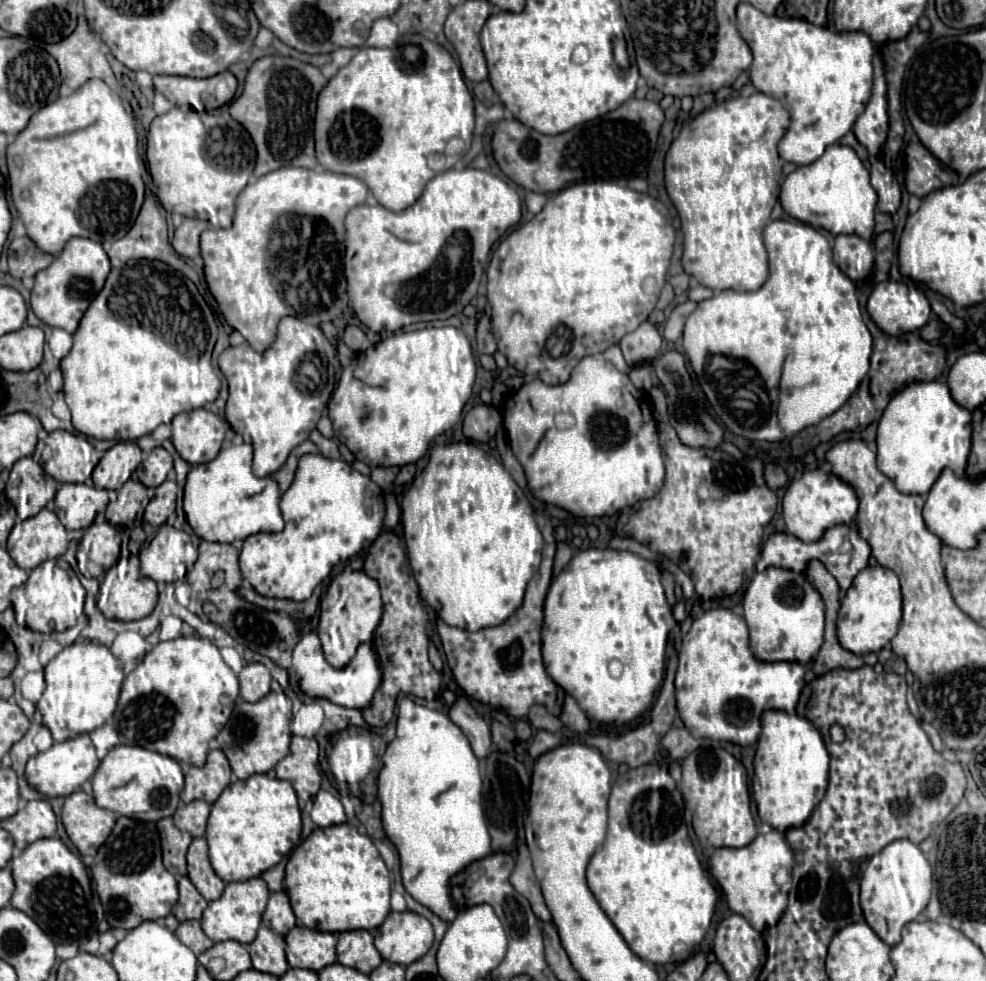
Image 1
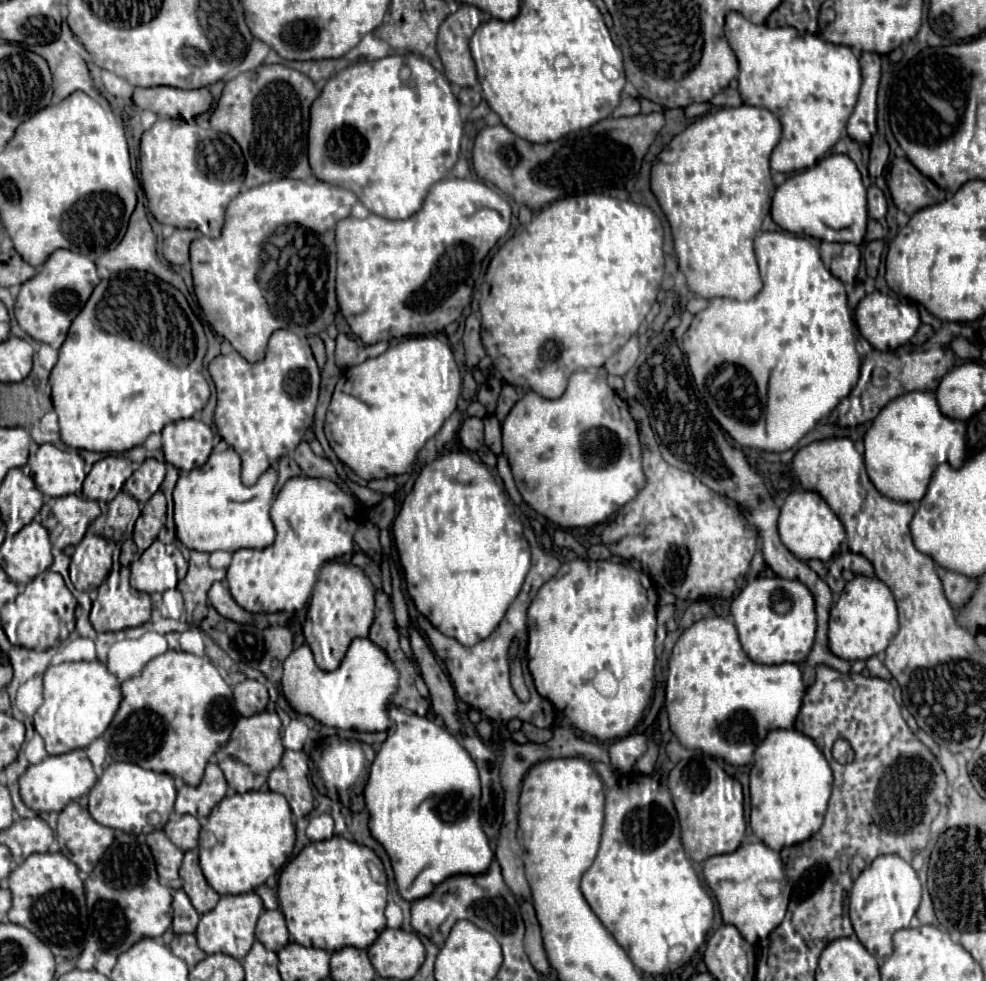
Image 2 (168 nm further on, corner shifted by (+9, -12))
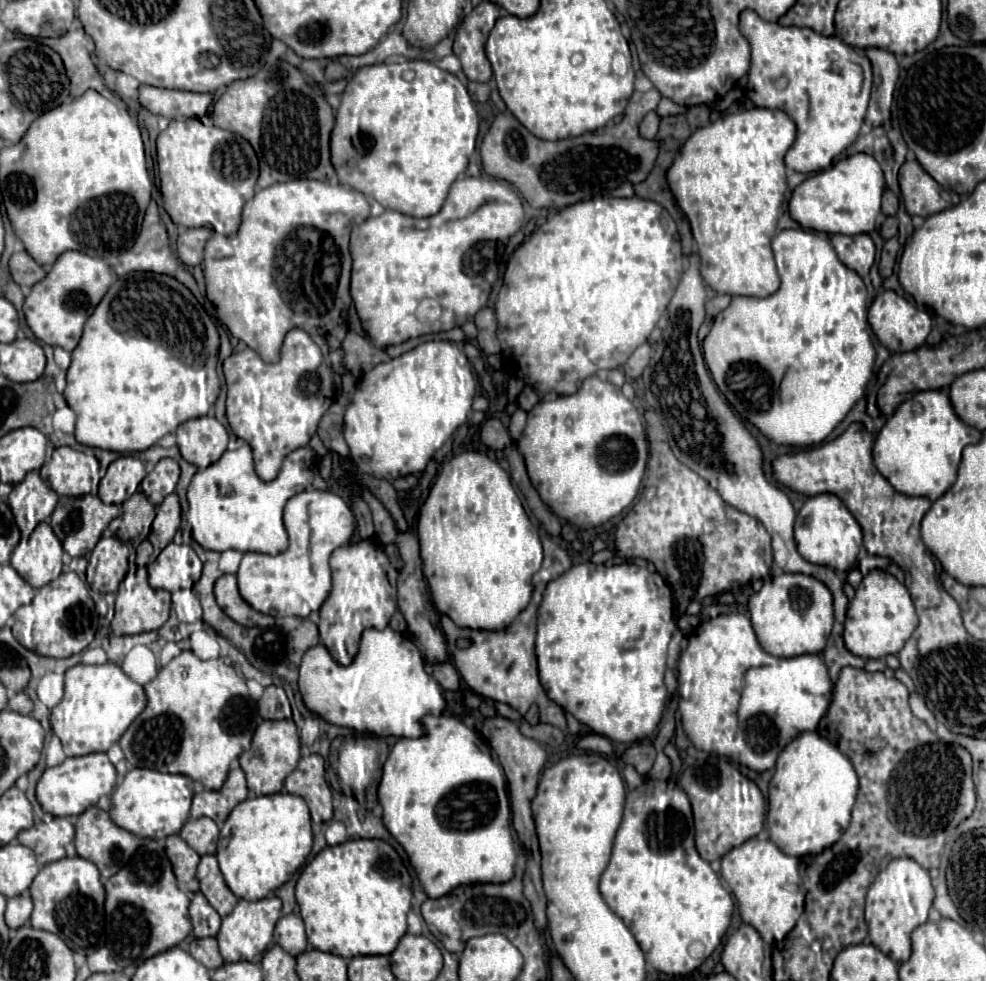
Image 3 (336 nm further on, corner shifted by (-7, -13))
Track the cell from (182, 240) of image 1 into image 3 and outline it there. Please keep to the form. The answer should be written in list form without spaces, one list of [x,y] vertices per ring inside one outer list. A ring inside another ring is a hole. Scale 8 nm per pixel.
[[[198,228],[198,230],[186,230],[184,234],[178,236],[178,258],[188,264],[188,266],[198,266],[202,262],[204,254],[204,244],[210,238],[210,230]]]

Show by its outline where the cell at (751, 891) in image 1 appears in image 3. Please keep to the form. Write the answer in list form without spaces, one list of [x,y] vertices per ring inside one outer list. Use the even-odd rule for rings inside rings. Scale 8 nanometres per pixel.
[[[750,838],[738,848],[732,848],[722,858],[722,878],[734,892],[738,900],[740,918],[744,924],[754,926],[762,940],[769,945],[785,939],[790,930],[796,925],[803,907],[805,892],[794,891],[797,885],[802,886],[802,878],[798,874],[798,858],[784,854],[774,842]]]

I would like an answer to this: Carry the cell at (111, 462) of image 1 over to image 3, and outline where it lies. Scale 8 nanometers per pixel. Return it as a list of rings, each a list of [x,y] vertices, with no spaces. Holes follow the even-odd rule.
[[[120,456],[108,466],[106,476],[100,480],[98,496],[102,502],[122,504],[139,489],[144,476],[146,468],[138,458]]]

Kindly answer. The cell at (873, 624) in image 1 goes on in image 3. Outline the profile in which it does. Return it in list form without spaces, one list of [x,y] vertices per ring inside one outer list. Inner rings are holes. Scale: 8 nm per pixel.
[[[872,570],[864,576],[862,584],[856,588],[856,596],[848,606],[844,624],[846,648],[862,658],[882,658],[888,654],[898,654],[904,642],[912,636],[918,626],[914,604],[910,592],[886,570]]]

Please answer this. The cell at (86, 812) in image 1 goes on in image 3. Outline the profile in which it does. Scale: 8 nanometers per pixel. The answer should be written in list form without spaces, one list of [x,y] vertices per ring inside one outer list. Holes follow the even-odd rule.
[[[92,806],[88,808],[84,814],[78,816],[78,822],[76,822],[76,850],[78,850],[78,856],[94,862],[102,874],[102,880],[106,882],[112,874],[116,874],[120,870],[120,866],[126,866],[128,864],[128,858],[132,858],[132,854],[142,846],[142,838],[116,826],[108,812],[100,810],[98,806]]]

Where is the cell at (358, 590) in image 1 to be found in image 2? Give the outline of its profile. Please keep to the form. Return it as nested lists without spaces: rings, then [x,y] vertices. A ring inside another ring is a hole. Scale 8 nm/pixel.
[[[338,561],[326,563],[318,575],[318,583],[314,587],[314,595],[302,627],[306,643],[314,653],[316,665],[322,671],[338,669],[350,643],[356,637],[368,637],[372,615],[374,615],[374,585],[364,575],[364,571]]]

